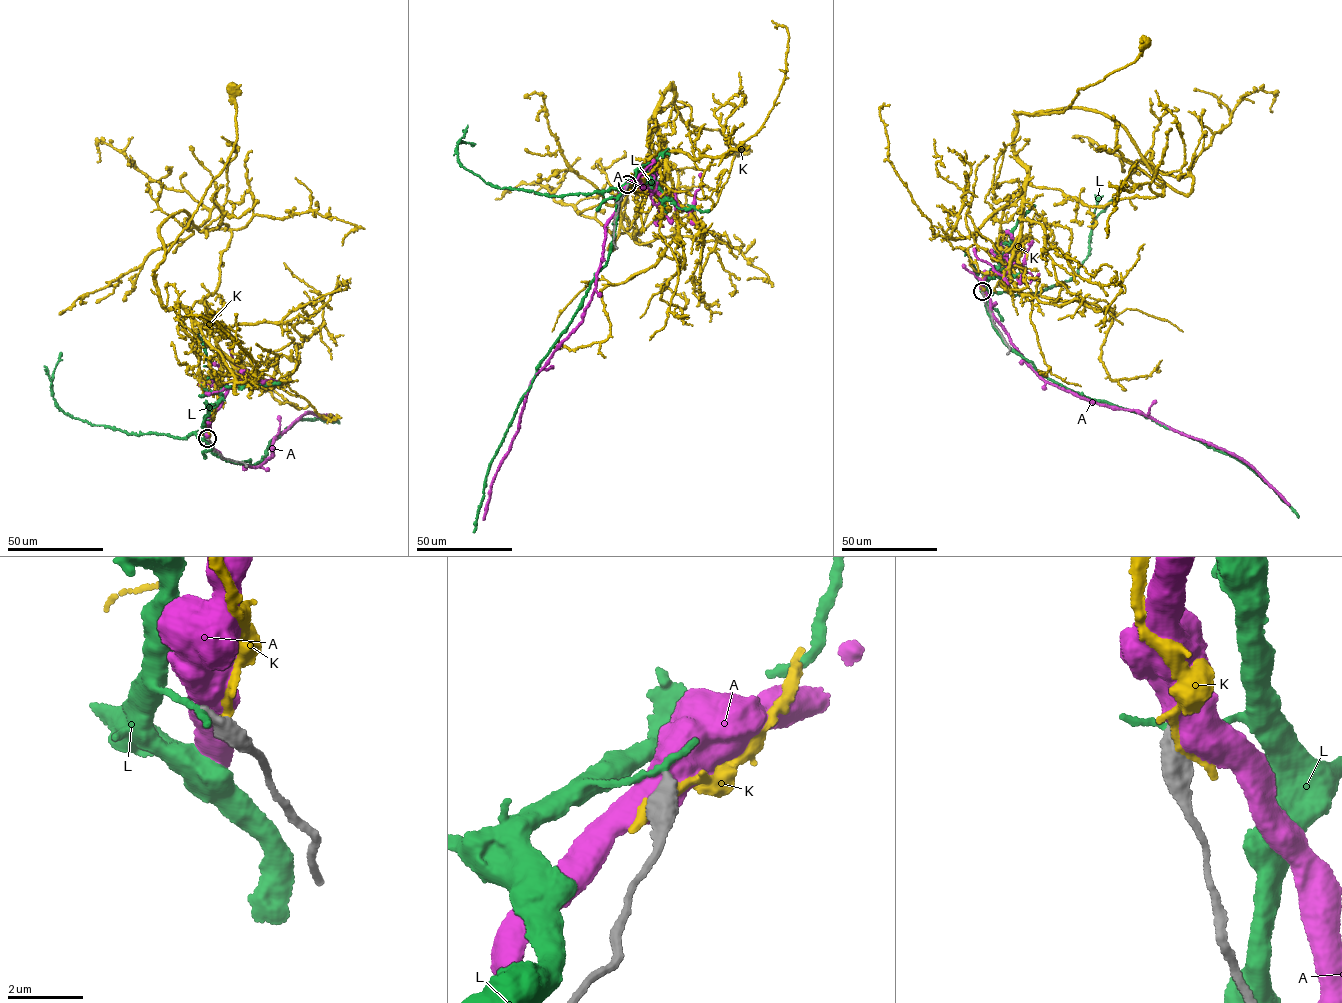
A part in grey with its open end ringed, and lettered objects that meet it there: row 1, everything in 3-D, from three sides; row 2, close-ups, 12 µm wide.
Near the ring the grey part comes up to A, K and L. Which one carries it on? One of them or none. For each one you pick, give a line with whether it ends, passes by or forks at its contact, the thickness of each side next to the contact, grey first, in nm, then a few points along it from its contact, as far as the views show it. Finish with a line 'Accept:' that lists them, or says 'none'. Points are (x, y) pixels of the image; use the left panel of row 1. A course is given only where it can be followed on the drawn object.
Accept: none

